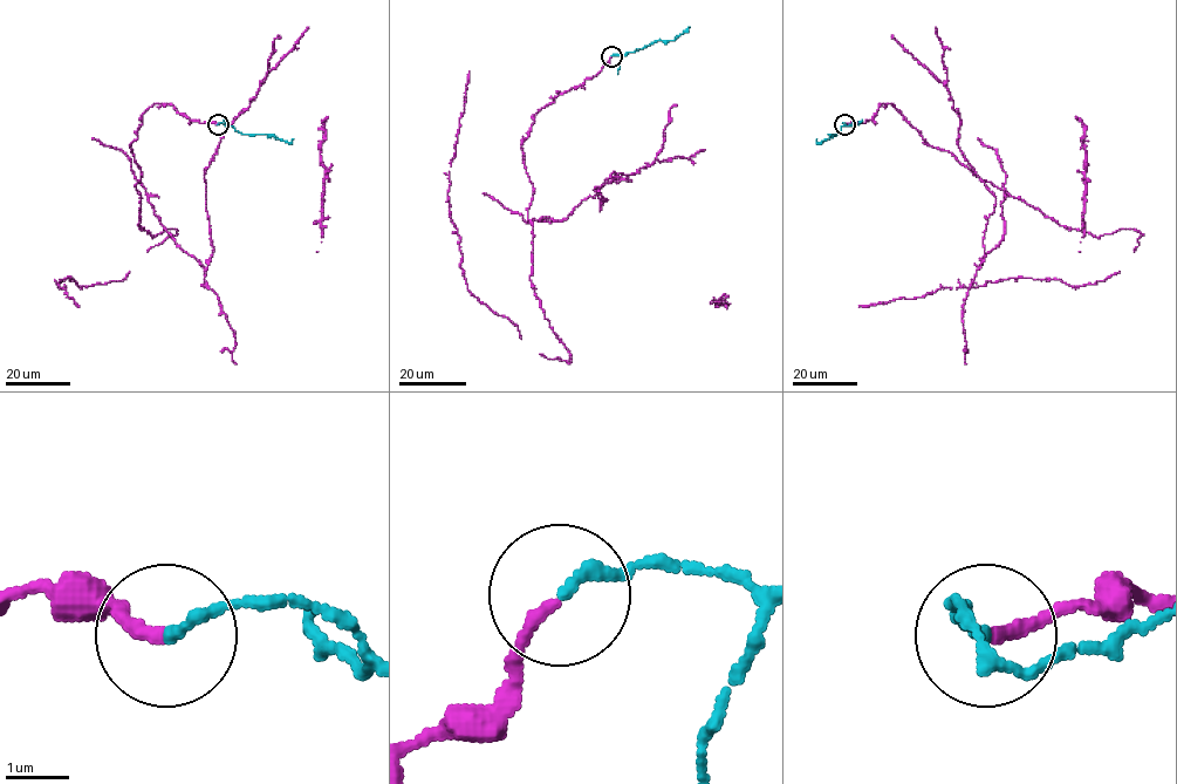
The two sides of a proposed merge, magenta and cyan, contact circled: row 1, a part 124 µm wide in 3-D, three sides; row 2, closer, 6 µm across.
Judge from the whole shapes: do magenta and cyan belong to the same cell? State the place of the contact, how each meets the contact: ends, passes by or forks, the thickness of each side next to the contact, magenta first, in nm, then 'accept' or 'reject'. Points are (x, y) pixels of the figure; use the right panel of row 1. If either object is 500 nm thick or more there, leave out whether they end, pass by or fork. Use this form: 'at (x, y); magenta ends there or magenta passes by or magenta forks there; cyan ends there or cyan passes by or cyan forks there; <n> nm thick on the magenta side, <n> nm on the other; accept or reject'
at (844, 124); magenta ends there; cyan ends there; 200 nm thick on the magenta side, 190 nm on the other; accept

